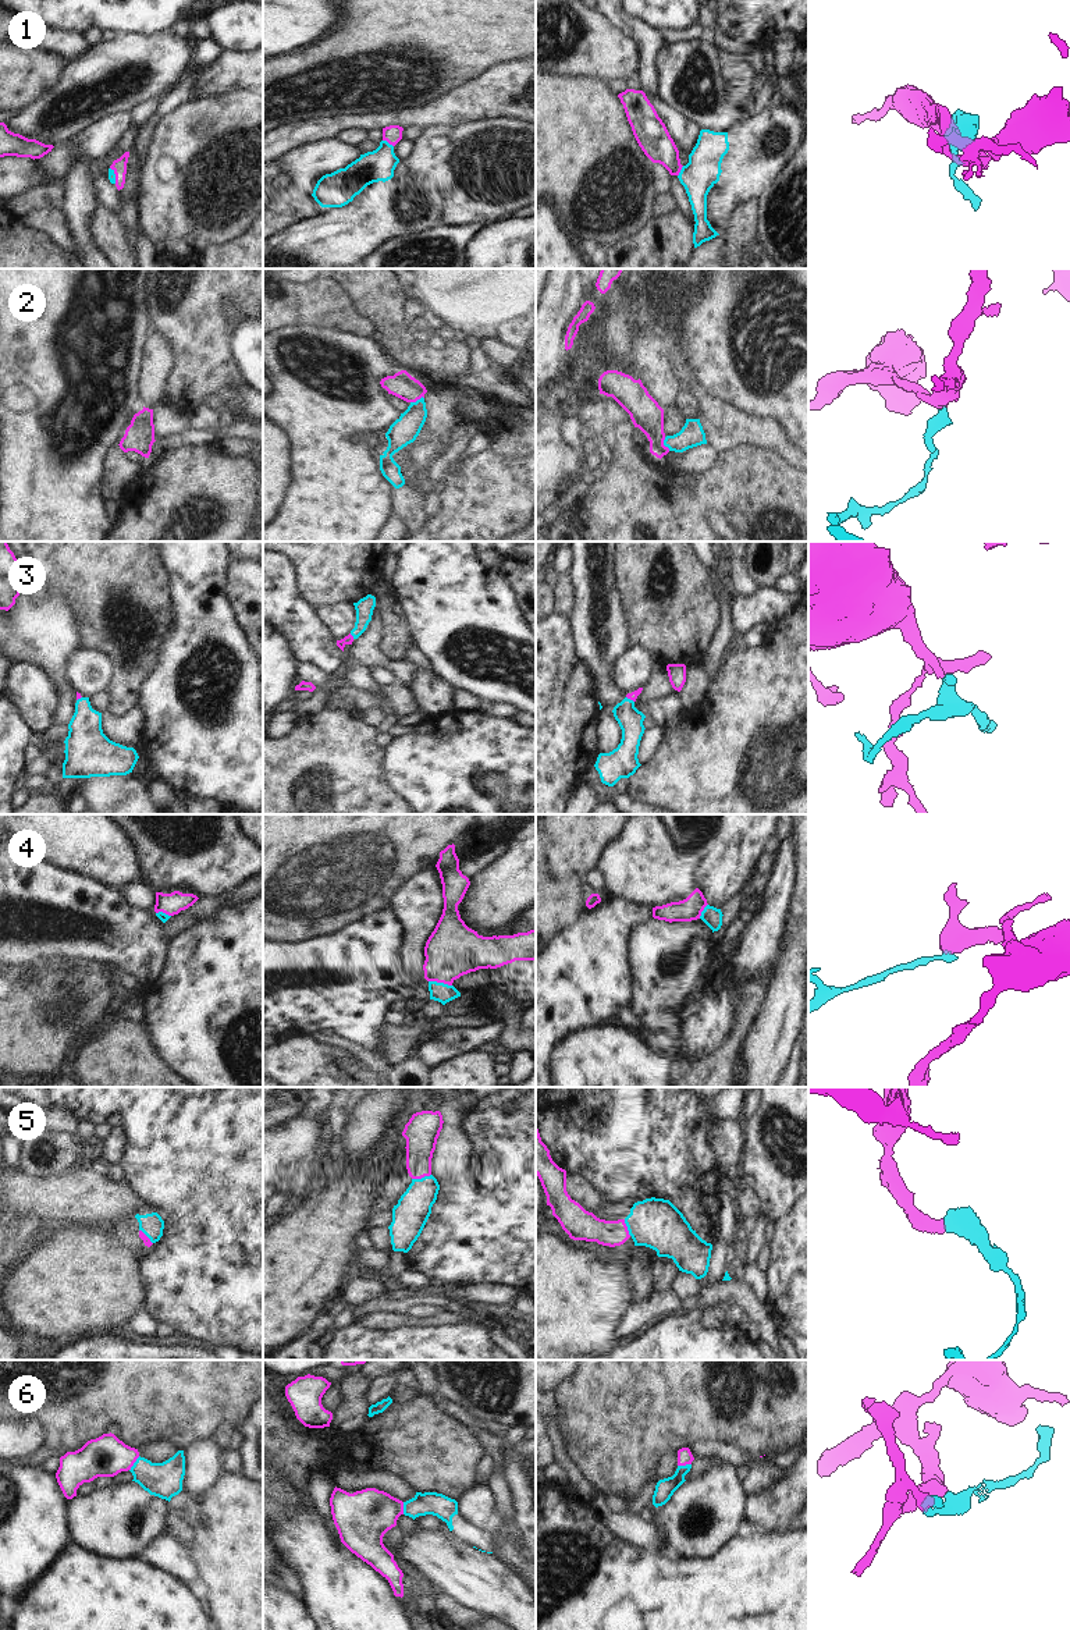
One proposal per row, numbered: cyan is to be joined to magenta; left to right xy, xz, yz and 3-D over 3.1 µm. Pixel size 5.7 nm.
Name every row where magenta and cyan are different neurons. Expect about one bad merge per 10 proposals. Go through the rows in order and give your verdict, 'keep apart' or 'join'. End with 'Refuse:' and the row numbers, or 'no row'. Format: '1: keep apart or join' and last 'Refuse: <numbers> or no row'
1: join
2: join
3: join
4: join
5: join
6: join
Refuse: no row

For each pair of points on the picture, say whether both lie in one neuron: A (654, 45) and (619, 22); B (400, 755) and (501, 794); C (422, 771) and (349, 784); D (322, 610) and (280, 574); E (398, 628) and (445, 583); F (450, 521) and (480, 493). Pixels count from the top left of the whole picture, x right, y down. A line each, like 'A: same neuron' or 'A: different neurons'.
A: same neuron
B: same neuron
C: different neurons
D: different neurons
E: different neurons
F: same neuron

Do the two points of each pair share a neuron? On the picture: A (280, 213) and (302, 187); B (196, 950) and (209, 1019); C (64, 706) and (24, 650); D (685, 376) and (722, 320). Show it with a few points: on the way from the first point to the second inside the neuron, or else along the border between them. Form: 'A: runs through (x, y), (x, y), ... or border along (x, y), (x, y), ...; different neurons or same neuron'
A: border along (277, 198), (284, 203), (313, 201); different neurons
B: runs through (209, 966), (209, 1002); same neuron
C: runs through (64, 689), (57, 674), (41, 657); same neuron
D: border along (683, 331), (683, 347), (701, 387); different neurons

